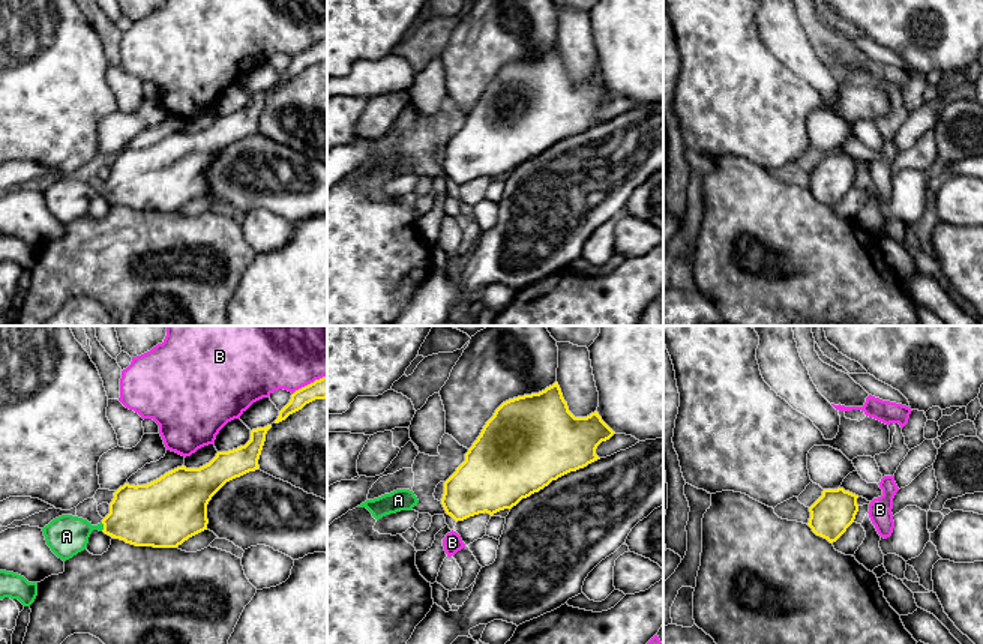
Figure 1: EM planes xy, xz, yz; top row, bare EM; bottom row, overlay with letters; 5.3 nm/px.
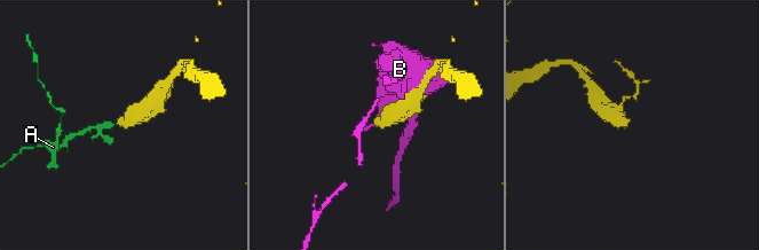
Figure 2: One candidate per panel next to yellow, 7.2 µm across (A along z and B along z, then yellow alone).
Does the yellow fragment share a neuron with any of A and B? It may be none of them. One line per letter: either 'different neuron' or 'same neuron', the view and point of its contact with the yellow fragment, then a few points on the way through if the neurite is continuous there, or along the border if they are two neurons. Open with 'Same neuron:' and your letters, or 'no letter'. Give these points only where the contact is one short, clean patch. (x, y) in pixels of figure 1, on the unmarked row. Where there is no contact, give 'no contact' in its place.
Same neuron: A
A: same neuron; meets yellow in xy at (104, 191)
B: different neuron; meets yellow in xy at (311, 47)

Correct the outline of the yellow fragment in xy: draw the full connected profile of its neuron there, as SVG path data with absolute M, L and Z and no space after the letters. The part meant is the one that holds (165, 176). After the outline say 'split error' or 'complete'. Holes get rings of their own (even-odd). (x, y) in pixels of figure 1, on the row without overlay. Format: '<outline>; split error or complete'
M272 89L252 93L251 104L245 110L218 116L209 128L200 132L182 129L147 149L125 147L114 156L110 177L98 189L72 179L53 183L42 192L47 209L66 225L84 215L92 195L99 194L135 210L177 212L189 201L207 194L207 168L227 146L260 132L258 123L270 92Z; split error

